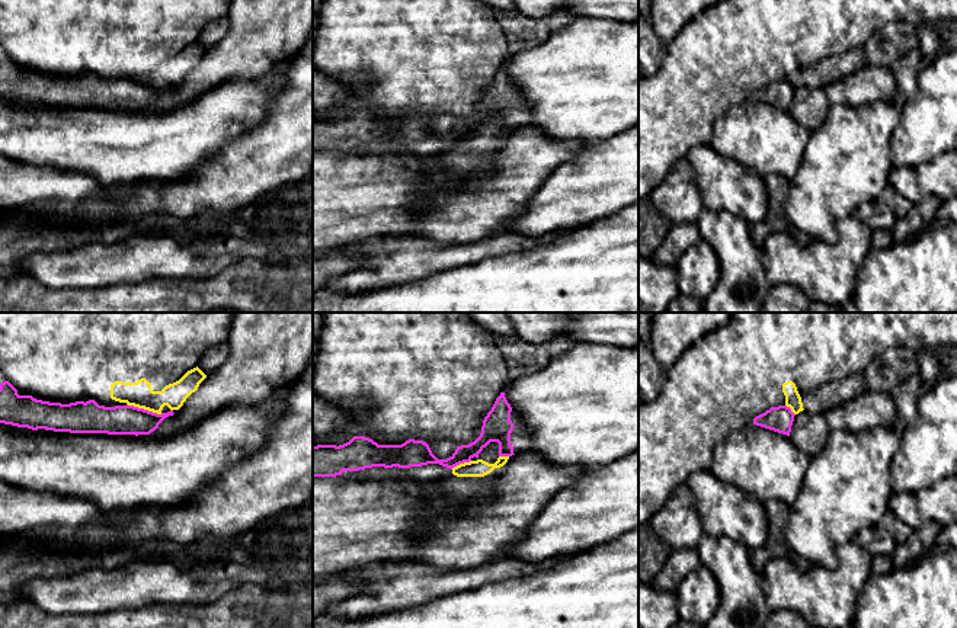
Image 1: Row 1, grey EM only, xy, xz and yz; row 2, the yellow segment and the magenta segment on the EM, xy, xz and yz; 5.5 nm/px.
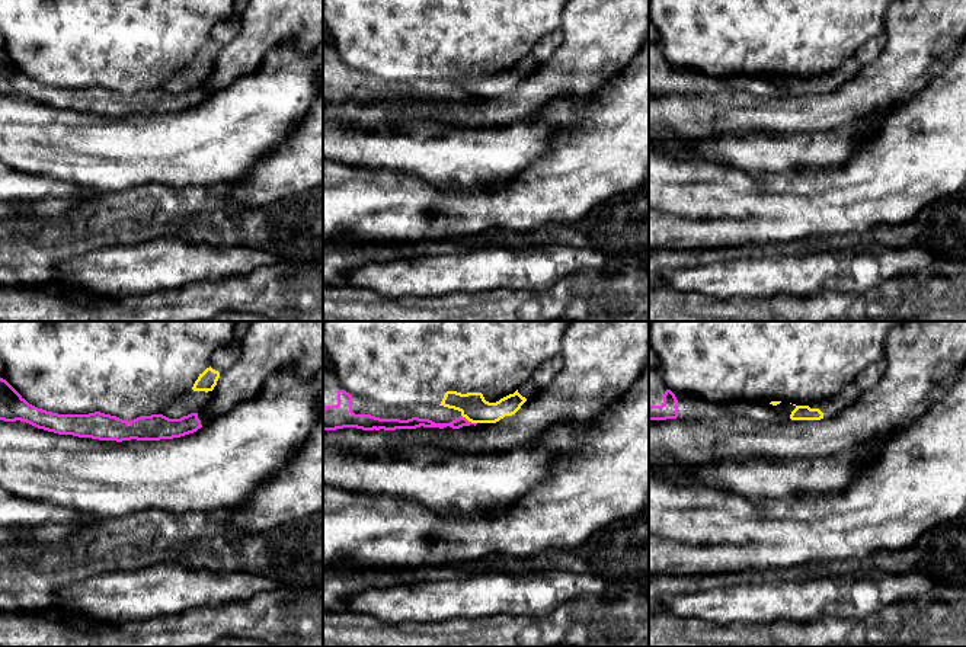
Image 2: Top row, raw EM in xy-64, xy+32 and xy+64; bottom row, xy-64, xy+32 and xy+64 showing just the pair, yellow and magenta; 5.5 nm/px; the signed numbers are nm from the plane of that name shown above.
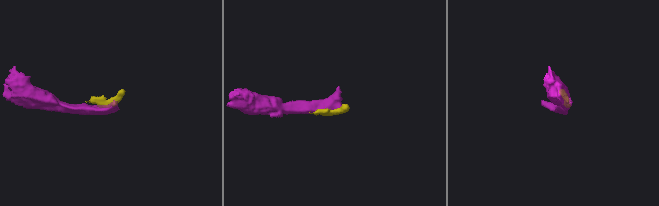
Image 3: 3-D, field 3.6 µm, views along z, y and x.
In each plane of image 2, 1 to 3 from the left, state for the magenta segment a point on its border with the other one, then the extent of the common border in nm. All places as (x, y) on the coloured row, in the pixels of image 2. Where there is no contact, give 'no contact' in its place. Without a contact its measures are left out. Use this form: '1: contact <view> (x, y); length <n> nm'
1: no contact
2: contact xy+32 (469, 420); length 100 nm
3: no contact

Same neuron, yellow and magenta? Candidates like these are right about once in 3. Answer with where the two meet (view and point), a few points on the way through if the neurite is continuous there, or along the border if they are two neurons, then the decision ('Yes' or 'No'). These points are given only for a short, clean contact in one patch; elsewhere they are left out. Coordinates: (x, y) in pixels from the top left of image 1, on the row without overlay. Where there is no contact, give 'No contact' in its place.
Touches yellow at xy (144, 83). Boundary: xy (127, 77), (162, 87). No

